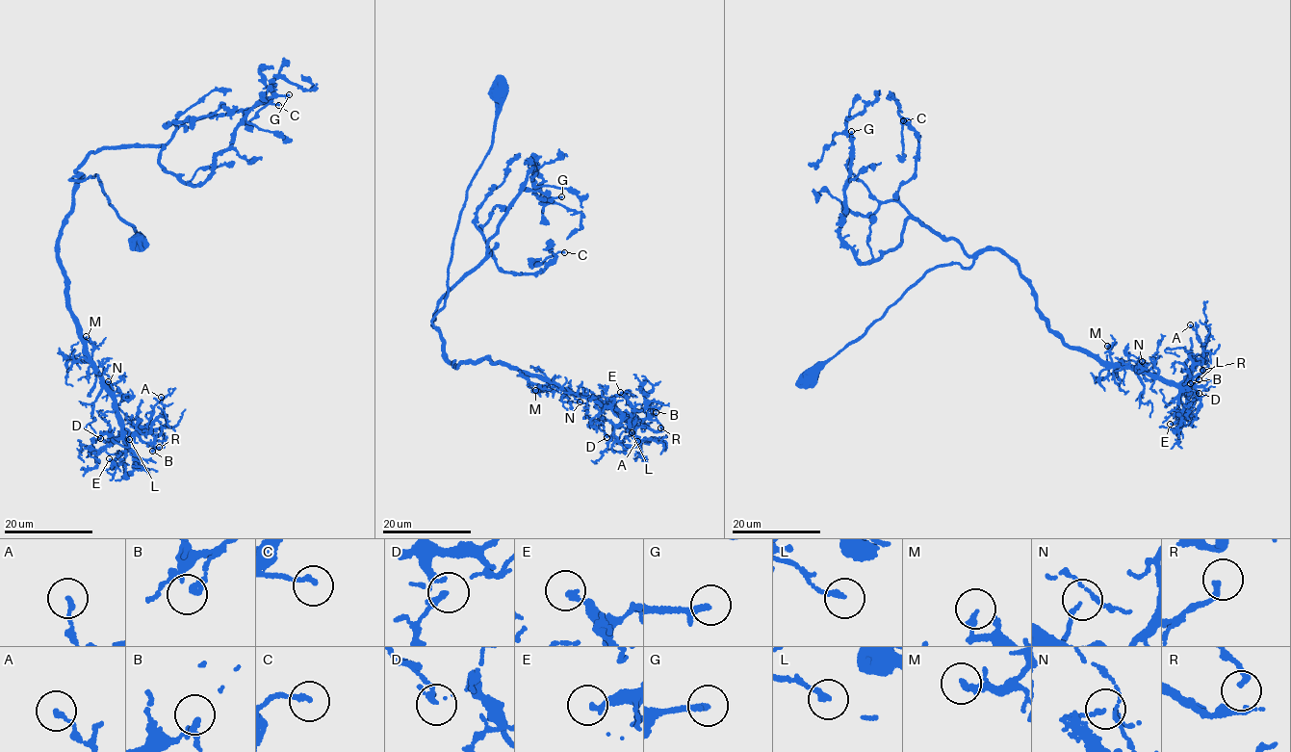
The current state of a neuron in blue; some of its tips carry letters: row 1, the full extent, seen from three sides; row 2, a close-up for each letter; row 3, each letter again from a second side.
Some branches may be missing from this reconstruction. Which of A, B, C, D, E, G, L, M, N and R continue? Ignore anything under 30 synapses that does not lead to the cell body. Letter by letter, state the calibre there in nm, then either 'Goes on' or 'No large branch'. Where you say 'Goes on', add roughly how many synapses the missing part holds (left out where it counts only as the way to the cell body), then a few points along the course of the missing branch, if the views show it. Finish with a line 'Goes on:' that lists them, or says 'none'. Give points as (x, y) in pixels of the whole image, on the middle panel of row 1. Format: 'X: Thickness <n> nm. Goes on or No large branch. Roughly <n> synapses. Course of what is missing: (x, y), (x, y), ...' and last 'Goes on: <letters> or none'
A: Thickness 140 nm. No large branch
B: Thickness 240 nm. No large branch
C: Thickness 170 nm. No large branch
D: Thickness 140 nm. No large branch
E: Thickness 180 nm. No large branch
G: Thickness 240 nm. Goes on. Roughly 30 synapses. Course of what is missing: (561, 196), (569, 198), (580, 191), (576, 196)
L: Thickness 200 nm. No large branch
M: Thickness 200 nm. No large branch
N: Thickness 90 nm. No large branch
R: Thickness 190 nm. No large branch
Goes on: G

